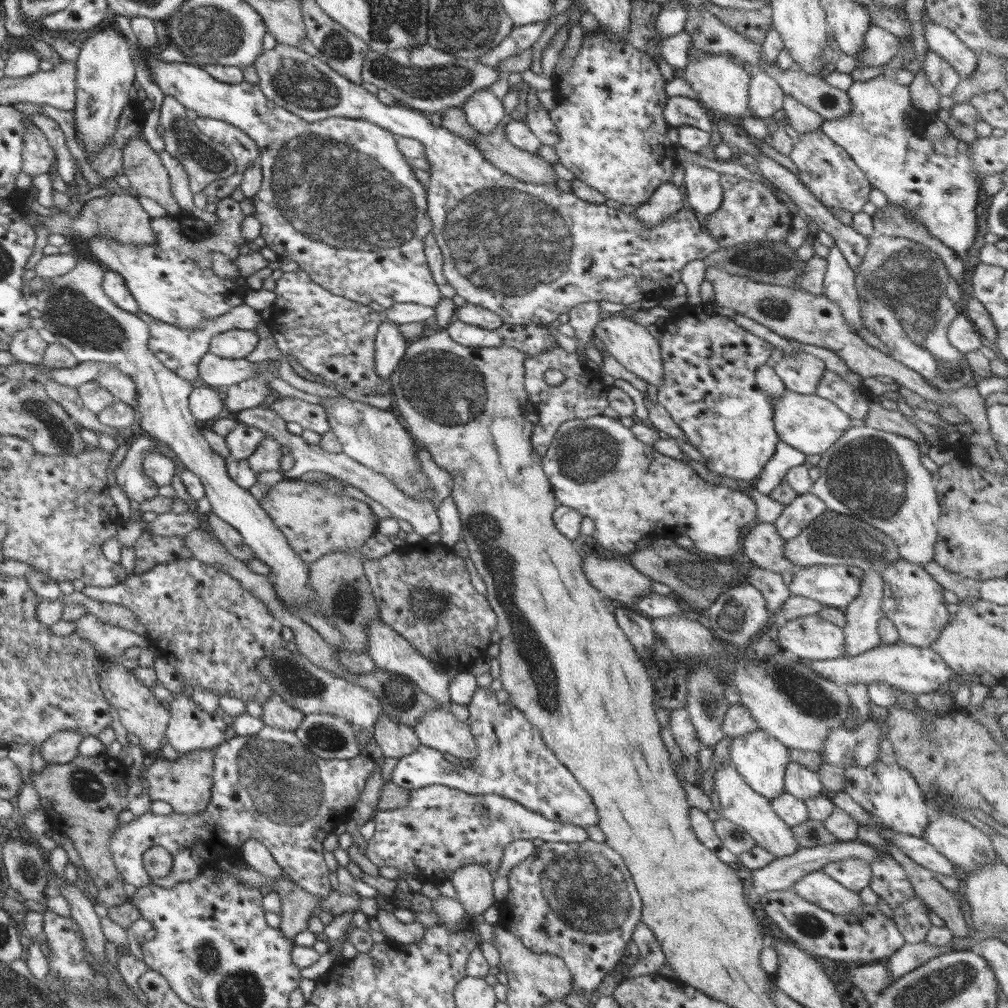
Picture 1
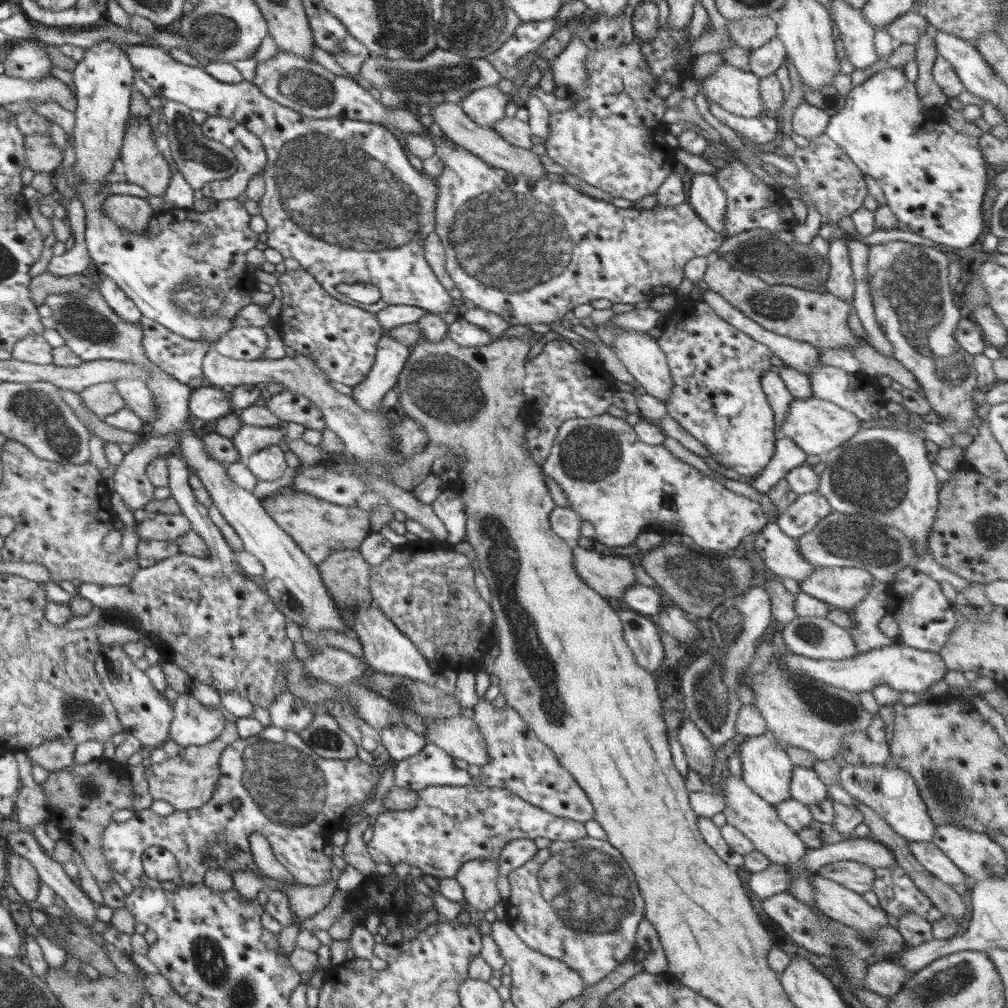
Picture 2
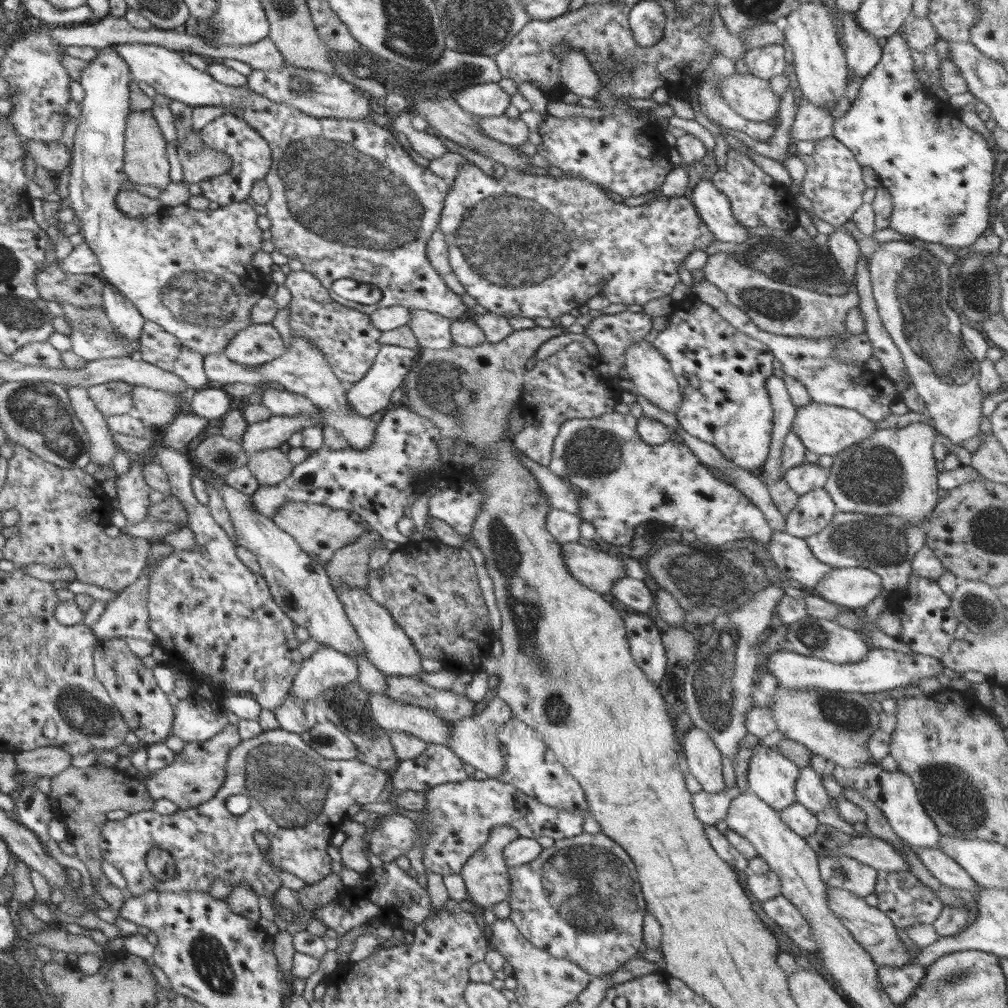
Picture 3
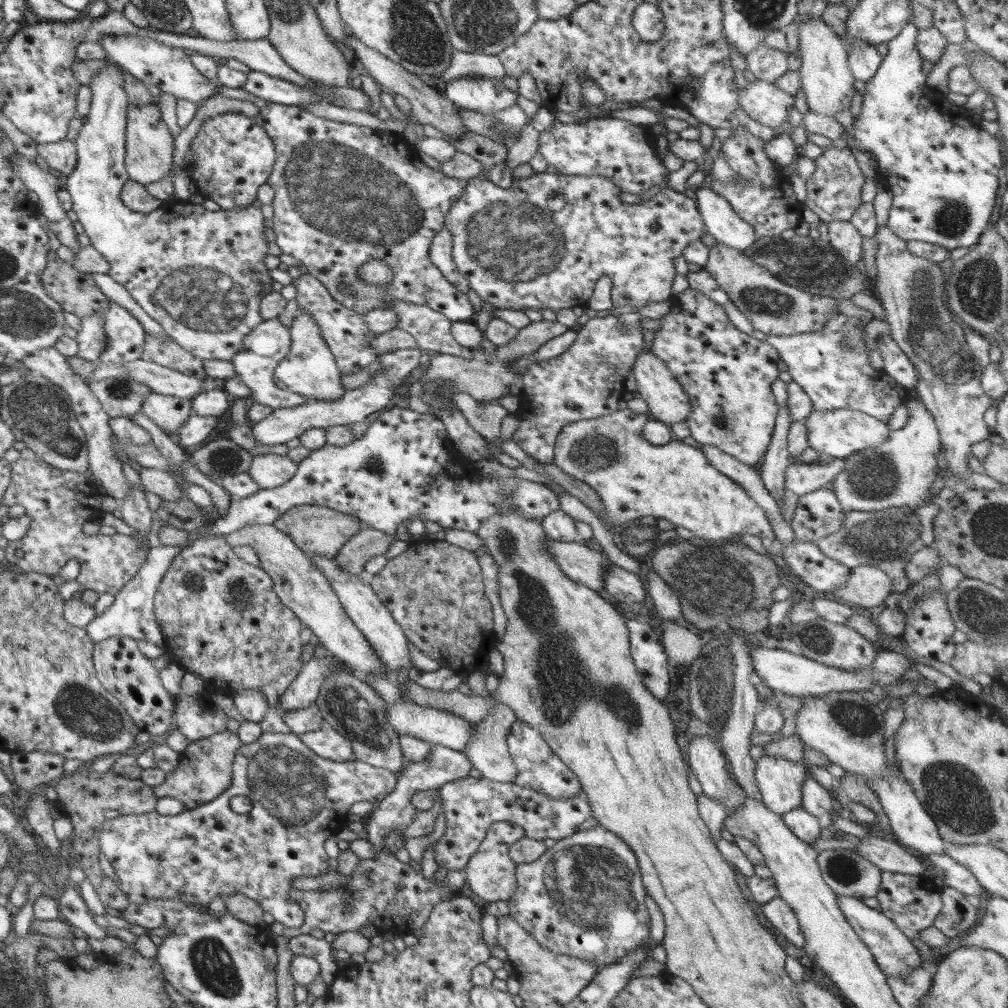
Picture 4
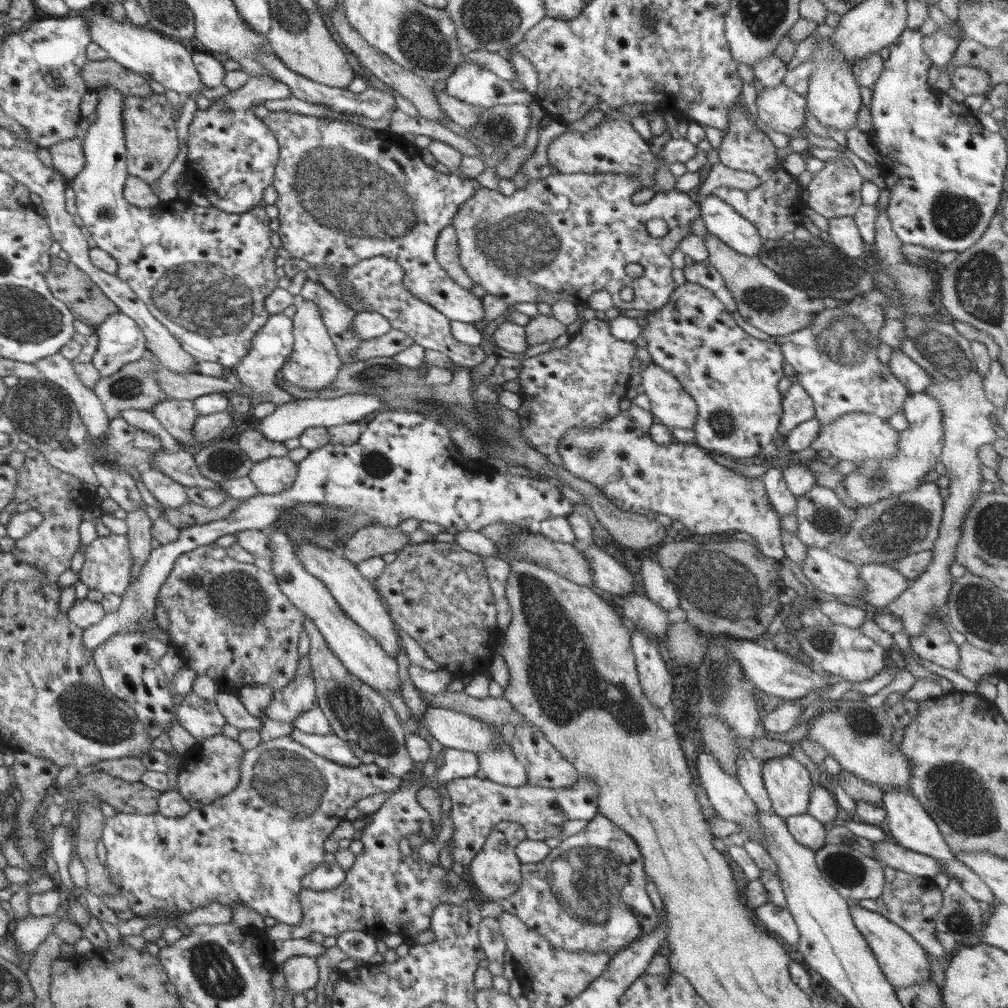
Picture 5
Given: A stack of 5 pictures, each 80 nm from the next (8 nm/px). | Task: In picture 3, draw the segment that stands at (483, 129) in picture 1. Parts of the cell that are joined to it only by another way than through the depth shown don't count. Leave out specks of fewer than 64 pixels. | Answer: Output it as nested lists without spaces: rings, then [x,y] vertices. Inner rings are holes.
[[[478,83],[457,90],[451,96],[474,118],[500,116],[511,105],[511,96],[498,83]]]

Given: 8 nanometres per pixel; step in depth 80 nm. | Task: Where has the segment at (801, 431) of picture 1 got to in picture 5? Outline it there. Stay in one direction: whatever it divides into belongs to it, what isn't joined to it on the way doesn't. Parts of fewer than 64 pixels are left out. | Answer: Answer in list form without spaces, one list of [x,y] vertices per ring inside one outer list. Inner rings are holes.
[[[854,412],[838,417],[832,423],[821,424],[821,431],[817,439],[810,444],[816,451],[828,450],[832,461],[848,461],[863,464],[868,458],[877,462],[880,458],[891,458],[899,451],[899,432],[886,420],[864,412]]]

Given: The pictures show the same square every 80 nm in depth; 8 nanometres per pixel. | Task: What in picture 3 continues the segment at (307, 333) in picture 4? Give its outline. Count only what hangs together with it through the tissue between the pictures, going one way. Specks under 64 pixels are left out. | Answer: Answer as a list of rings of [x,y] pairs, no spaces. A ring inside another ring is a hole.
[[[304,336],[293,338],[292,346],[286,353],[264,366],[242,366],[224,354],[210,354],[204,356],[203,367],[210,385],[221,387],[235,382],[256,385],[278,382],[286,390],[307,397],[322,412],[327,420],[326,424],[336,428],[346,438],[350,447],[365,449],[372,442],[375,426],[379,423],[378,417],[360,416],[352,409],[352,405],[346,399],[347,385],[336,378],[324,353],[321,353],[312,342],[308,342]]]

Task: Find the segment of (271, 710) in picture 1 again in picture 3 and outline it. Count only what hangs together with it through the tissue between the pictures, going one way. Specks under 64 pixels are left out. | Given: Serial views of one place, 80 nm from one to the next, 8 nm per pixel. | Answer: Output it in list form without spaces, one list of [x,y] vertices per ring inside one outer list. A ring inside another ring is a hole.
[[[287,694],[282,704],[274,712],[280,723],[280,729],[298,735],[310,730],[316,723],[313,713],[313,701]]]

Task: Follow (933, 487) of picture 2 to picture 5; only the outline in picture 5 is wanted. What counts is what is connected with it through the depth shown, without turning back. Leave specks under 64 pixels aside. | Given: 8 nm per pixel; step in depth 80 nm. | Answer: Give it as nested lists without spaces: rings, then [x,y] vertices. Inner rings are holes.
[[[909,393],[904,402],[903,413],[910,426],[899,432],[897,454],[891,458],[880,458],[877,462],[871,462],[867,458],[863,464],[858,464],[857,470],[845,475],[844,484],[848,496],[859,504],[859,508],[903,492],[910,492],[924,483],[924,476],[930,470],[935,470],[934,466],[939,461],[945,437],[940,404],[930,398],[928,393]]]

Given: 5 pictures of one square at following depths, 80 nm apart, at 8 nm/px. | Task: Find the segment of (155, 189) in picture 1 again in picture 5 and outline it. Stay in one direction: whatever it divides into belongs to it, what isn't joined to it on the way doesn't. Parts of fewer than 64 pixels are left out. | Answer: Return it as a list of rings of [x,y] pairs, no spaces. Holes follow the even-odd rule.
[[[154,92],[145,97],[125,96],[121,118],[128,151],[127,171],[150,185],[168,170],[178,152],[176,119],[173,118],[170,103],[166,95]]]

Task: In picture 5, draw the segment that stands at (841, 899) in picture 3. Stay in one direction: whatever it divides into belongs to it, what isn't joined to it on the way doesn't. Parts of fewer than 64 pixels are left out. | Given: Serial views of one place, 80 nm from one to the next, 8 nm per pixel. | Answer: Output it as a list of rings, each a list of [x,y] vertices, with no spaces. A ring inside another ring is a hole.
[[[853,899],[847,903],[856,928],[862,933],[865,941],[872,949],[879,967],[887,981],[895,988],[908,988],[927,980],[932,974],[931,962],[927,951],[922,948],[903,928],[890,919],[884,918],[875,910],[868,910],[858,906]]]

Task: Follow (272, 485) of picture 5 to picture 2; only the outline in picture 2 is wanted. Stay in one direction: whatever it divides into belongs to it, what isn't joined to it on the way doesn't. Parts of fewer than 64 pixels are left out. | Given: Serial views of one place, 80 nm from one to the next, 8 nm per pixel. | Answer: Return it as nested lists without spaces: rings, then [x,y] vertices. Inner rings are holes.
[[[276,444],[256,451],[256,454],[250,455],[244,463],[257,480],[264,482],[272,482],[289,472],[285,452]]]

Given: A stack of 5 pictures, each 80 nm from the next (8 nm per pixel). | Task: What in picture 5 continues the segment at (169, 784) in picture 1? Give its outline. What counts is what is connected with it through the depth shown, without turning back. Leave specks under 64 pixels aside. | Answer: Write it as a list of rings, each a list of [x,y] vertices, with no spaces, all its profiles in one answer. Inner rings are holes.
[[[214,735],[201,743],[196,743],[192,750],[183,754],[177,778],[177,790],[190,808],[200,810],[205,805],[230,795],[240,783],[240,761],[244,757],[244,748],[236,740],[224,735]]]

